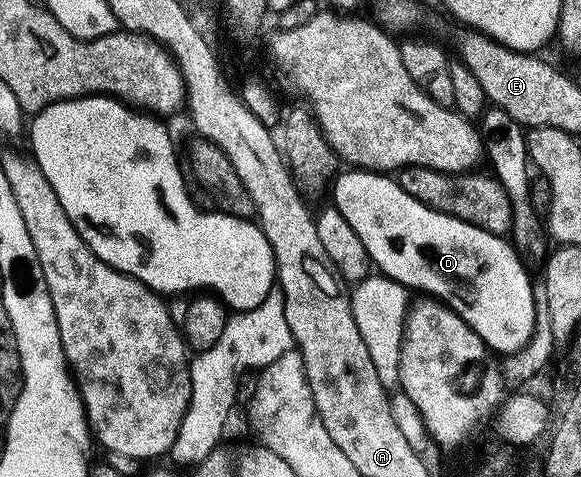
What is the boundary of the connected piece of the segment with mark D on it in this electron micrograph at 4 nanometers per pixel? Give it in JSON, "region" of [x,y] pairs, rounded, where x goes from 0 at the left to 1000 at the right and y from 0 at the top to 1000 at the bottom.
{"region":[[[599,354],[580,365],[570,386],[570,423],[582,447],[602,463],[602,476],[616,497],[623,497],[623,514],[630,514],[639,558],[656,579],[675,585],[711,612],[731,610],[742,623],[775,646],[849,738],[866,748],[883,748],[905,732],[921,702],[923,610],[916,604],[910,562],[895,543],[883,512],[873,499],[836,488],[836,480],[823,480],[802,463],[788,463],[773,451],[754,447],[726,421],[706,413],[699,396],[673,365]]]}

